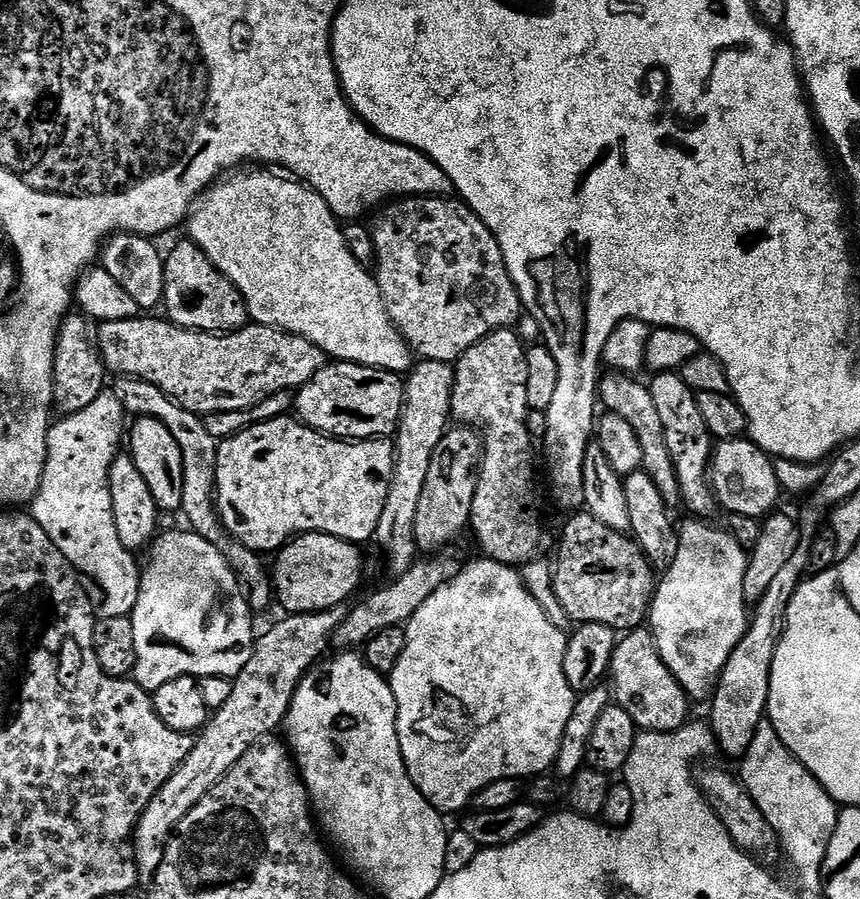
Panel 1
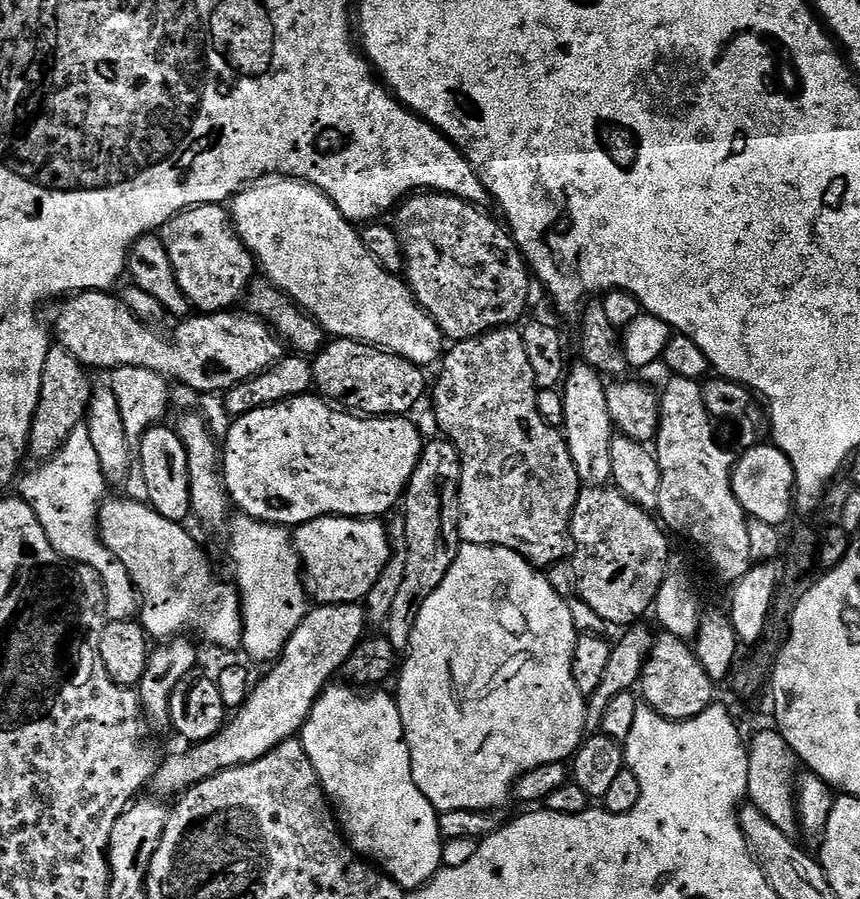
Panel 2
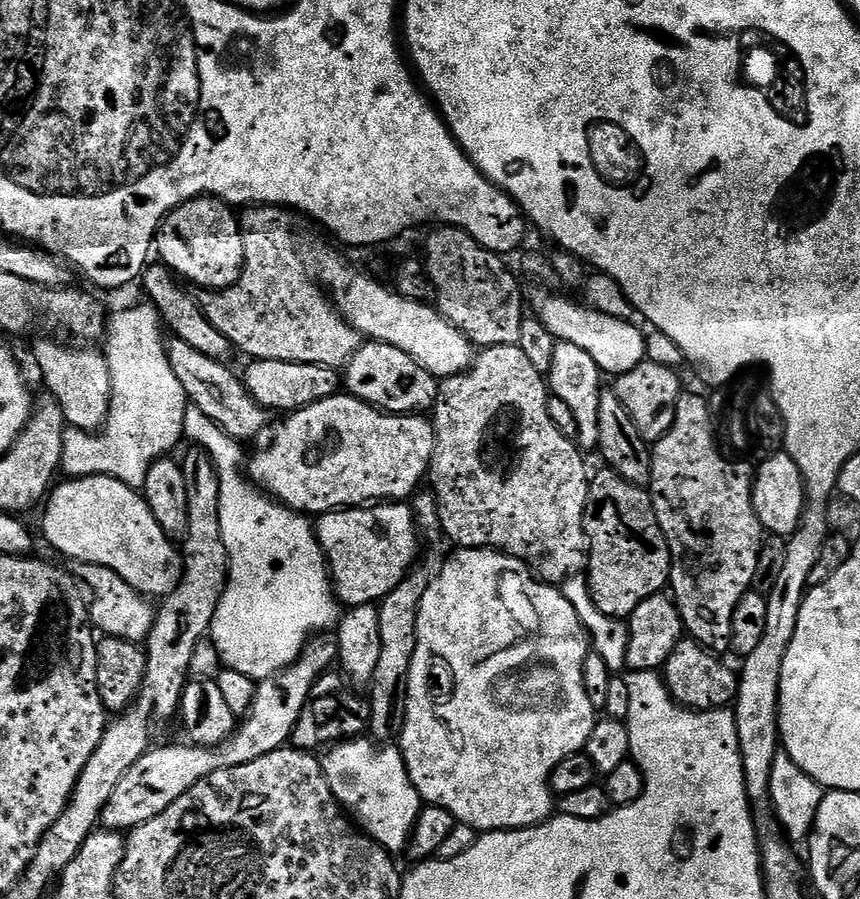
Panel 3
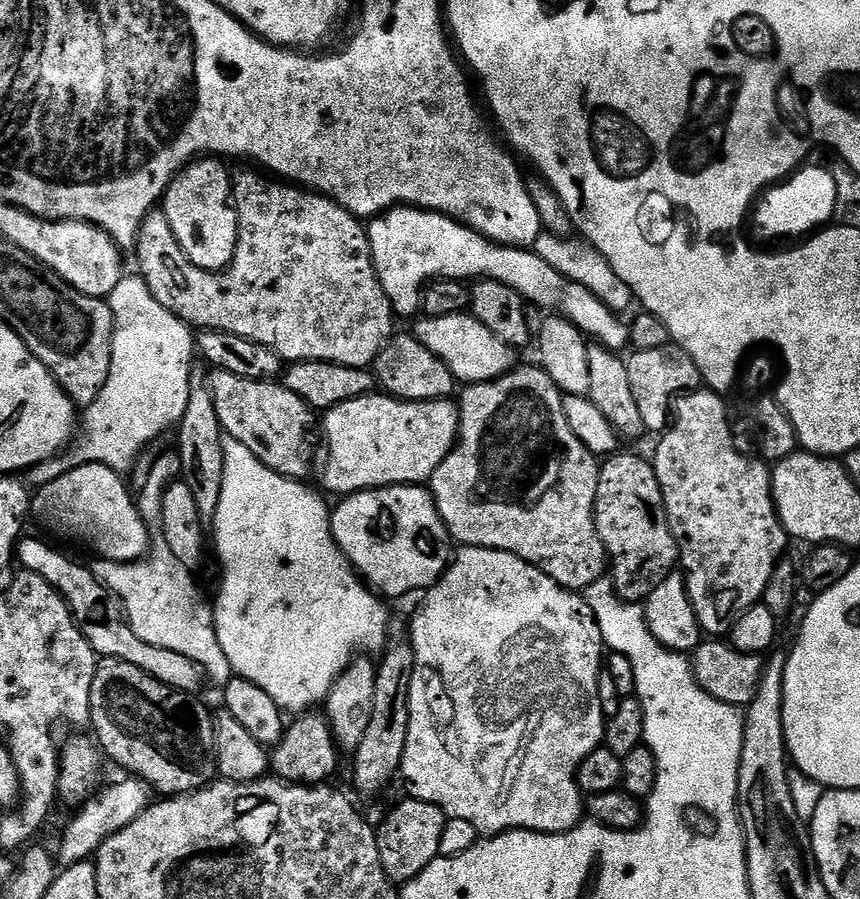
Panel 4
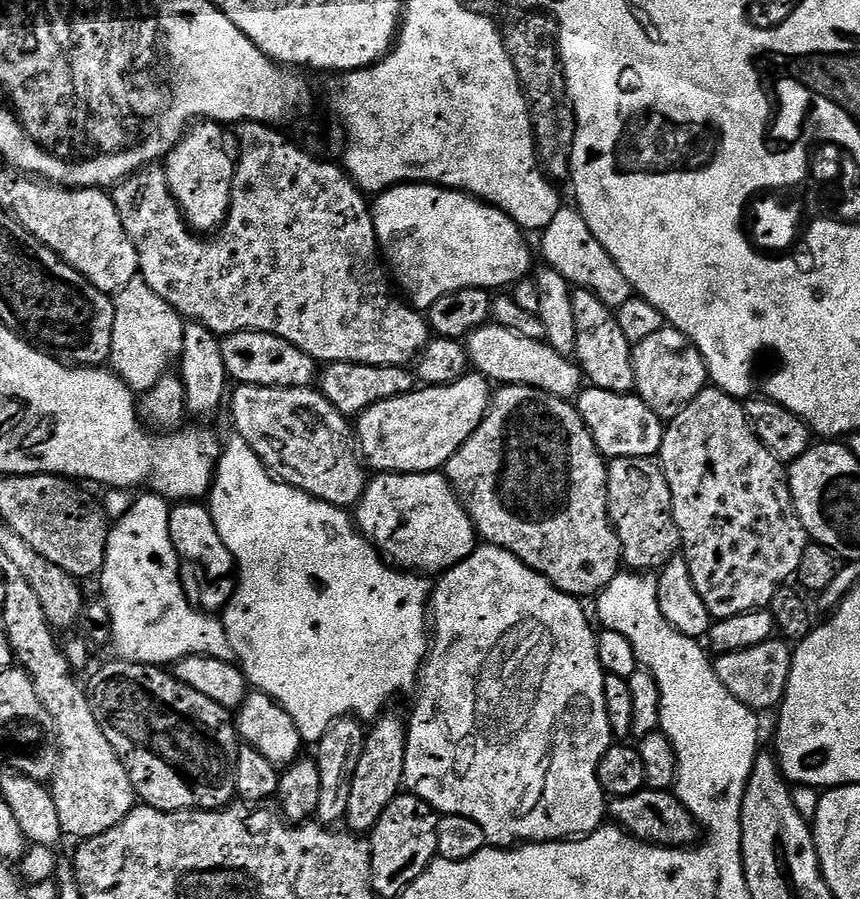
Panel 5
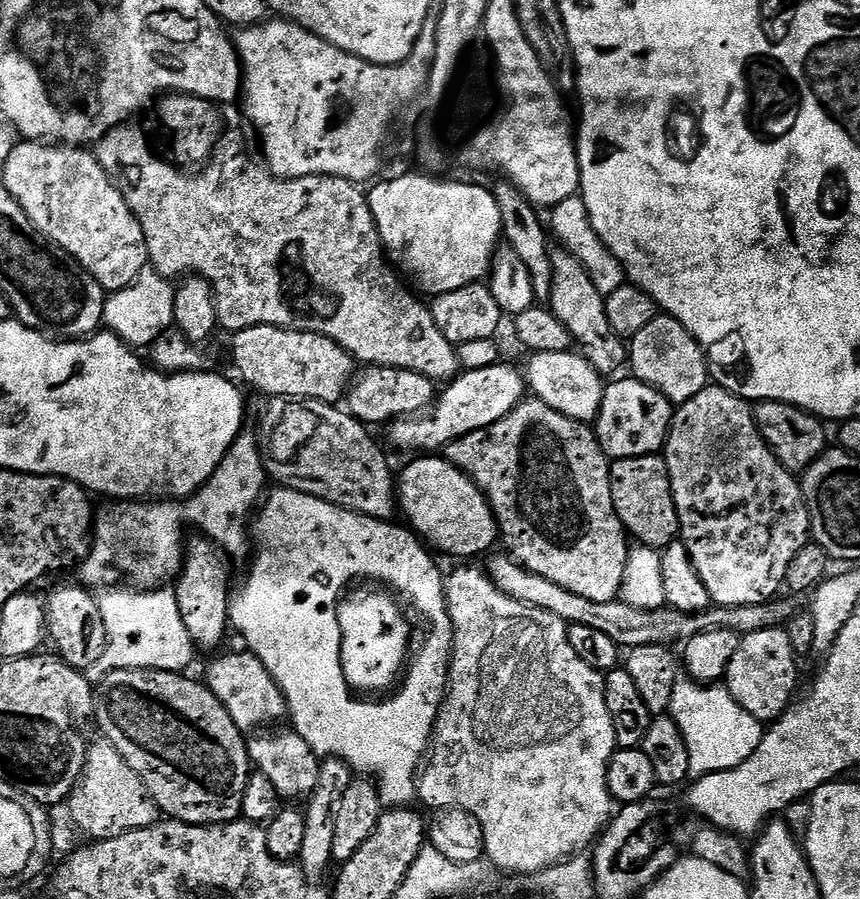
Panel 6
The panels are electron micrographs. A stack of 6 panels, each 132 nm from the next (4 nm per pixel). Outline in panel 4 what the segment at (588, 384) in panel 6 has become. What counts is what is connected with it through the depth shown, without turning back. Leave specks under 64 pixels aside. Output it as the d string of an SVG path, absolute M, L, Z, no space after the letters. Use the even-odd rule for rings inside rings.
M467 311L445 316L424 316L415 321L414 335L430 354L438 354L442 362L452 371L452 376L461 385L481 384L487 380L497 380L517 367L517 353L506 342L502 342L478 318Z

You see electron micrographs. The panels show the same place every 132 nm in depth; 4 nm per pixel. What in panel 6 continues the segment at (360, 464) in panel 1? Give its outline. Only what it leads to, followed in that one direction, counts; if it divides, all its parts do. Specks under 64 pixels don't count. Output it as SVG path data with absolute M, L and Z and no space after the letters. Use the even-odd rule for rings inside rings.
M501 362L486 366L486 370L461 371L445 388L448 389L445 392L443 389L432 407L423 414L391 421L387 431L394 447L404 452L436 454L447 449L448 444L459 436L494 426L494 422L506 418L506 414L514 411L520 401L525 399L526 376L521 369L519 372L507 362Z

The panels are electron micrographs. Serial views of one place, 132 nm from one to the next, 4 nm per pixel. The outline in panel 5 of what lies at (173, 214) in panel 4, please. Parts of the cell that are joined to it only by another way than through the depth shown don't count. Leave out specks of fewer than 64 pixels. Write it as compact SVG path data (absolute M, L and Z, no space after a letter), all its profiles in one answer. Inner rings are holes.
M212 120L193 123L162 164L168 189L189 228L197 234L215 234L228 221L236 161L224 145L224 132Z

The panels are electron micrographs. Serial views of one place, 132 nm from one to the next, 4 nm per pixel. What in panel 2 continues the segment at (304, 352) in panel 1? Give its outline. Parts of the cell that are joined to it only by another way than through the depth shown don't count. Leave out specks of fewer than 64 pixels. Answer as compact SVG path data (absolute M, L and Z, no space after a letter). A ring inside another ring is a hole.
M82 292L65 299L60 308L60 317L54 324L54 336L58 339L59 347L68 352L85 369L108 368L144 368L148 372L155 372L165 381L177 380L196 392L227 393L230 388L238 388L249 383L257 376L263 376L274 364L282 359L282 344L269 327L254 320L243 320L236 314L196 314L191 317L176 332L176 340L163 340L155 336L147 325L141 324L133 312L129 312L119 299L111 300L111 295L105 292Z

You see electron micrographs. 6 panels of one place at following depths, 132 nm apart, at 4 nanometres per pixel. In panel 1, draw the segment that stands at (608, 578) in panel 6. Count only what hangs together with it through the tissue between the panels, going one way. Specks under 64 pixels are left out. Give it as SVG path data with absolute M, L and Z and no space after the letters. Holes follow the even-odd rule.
M501 328L498 332L492 332L486 338L482 338L480 343L475 344L470 350L466 350L455 361L454 386L452 387L452 416L455 417L461 425L471 426L477 430L482 430L482 455L480 458L480 476L476 479L476 493L474 494L474 506L472 507L472 518L470 521L470 532L476 535L476 540L480 543L480 548L485 557L489 560L497 560L503 564L513 566L523 566L529 560L537 559L540 543L544 540L544 524L540 521L540 504L536 501L536 456L538 460L538 452L534 447L534 441L530 430L528 429L528 413L530 411L527 404L527 354L526 344L523 344L518 337L515 336L512 328Z

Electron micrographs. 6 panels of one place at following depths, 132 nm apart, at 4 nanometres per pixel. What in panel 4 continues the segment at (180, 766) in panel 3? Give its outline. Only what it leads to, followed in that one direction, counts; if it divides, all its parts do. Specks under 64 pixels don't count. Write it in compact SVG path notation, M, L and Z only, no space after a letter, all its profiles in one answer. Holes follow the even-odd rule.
M124 778L117 784L112 784L108 789L97 791L95 795L83 802L81 811L68 824L68 829L60 836L60 852L58 860L61 865L82 864L89 858L95 857L96 851L118 830L122 830L138 818L150 803L150 789L142 780L135 778Z

